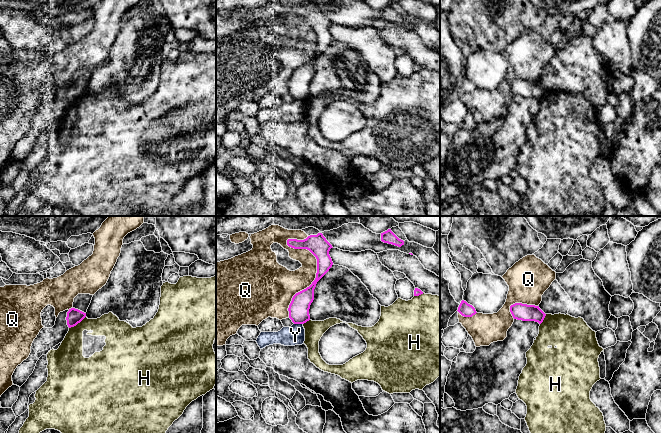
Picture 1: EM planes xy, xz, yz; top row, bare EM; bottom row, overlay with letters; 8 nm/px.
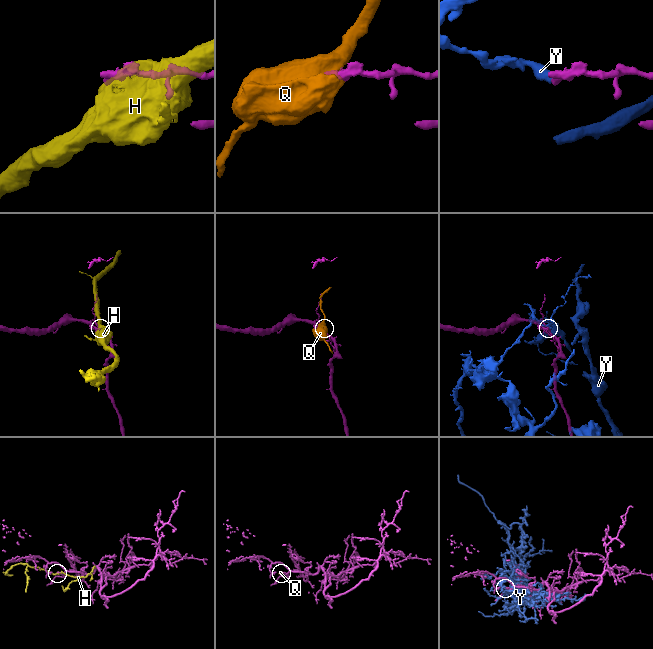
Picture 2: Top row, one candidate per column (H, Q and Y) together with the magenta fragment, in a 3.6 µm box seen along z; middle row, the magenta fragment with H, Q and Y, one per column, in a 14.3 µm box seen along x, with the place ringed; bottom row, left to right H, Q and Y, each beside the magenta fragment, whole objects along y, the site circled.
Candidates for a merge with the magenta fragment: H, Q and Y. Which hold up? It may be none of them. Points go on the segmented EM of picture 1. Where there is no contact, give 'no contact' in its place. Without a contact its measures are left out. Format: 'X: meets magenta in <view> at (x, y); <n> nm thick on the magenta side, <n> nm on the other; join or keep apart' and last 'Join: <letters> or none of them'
H: meets magenta in xy at (77, 323); 130 nm thick on the magenta side, 200 nm on the other; keep apart
Q: meets magenta in xz at (317, 263); 160 nm thick on the magenta side, 180 nm on the other; keep apart
Y: meets magenta in xz at (298, 323); 160 nm thick on the magenta side, 160 nm on the other; keep apart
Join: none of them

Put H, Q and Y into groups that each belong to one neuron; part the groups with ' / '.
H / Q / Y

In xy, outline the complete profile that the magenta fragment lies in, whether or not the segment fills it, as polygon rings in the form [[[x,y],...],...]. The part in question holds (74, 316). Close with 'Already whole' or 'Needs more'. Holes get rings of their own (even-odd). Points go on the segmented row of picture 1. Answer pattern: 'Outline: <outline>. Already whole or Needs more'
Outline: [[[75,308],[69,309],[69,311],[67,312],[67,317],[66,317],[68,327],[71,328],[76,326],[85,317],[86,317],[86,313]]]. Already whole

